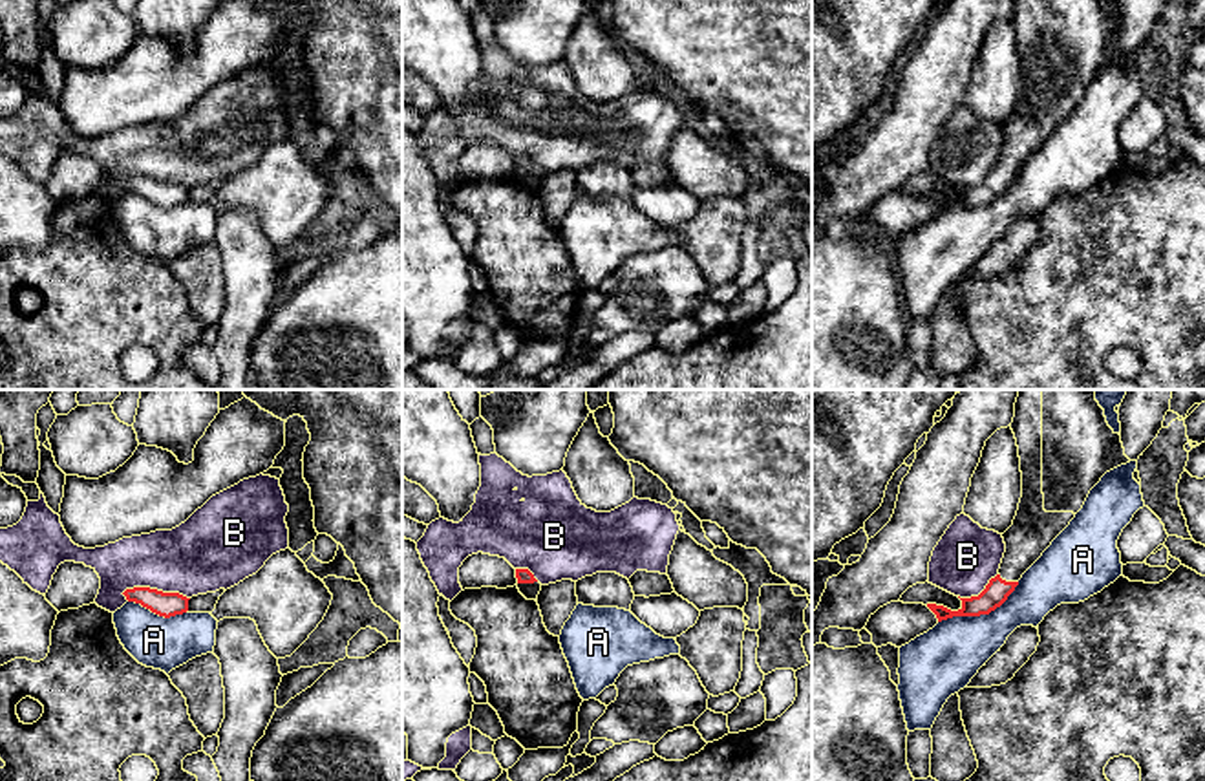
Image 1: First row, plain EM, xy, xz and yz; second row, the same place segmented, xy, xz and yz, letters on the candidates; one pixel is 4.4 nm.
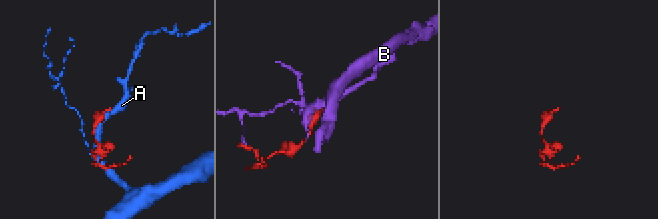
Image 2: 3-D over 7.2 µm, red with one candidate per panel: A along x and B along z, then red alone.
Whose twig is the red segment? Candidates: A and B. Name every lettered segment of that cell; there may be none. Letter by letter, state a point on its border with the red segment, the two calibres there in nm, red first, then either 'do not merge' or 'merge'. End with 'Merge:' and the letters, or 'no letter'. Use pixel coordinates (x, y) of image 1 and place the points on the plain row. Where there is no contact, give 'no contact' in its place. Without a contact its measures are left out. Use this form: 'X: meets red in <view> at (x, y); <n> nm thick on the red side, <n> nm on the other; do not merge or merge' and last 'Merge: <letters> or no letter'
A: meets red in yz at (981, 203); 110 nm thick on the red side, 280 nm on the other; do not merge
B: meets red in xy at (156, 180); 110 nm thick on the red side, 320 nm on the other; do not merge
Merge: no letter

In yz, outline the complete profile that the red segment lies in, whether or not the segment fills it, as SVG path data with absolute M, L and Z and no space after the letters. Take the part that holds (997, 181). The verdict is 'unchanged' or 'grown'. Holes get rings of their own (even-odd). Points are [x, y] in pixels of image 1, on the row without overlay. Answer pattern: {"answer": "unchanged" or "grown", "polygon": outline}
{"answer": "grown", "polygon": "M1015 0L1011 20L1020 48L1022 88L1013 115L1002 124L1006 143L998 165L978 187L960 188L958 201L927 194L938 212L1000 198L1101 68L1143 46L1167 2L1119 0L1121 22L1115 24L1104 0Z"}

